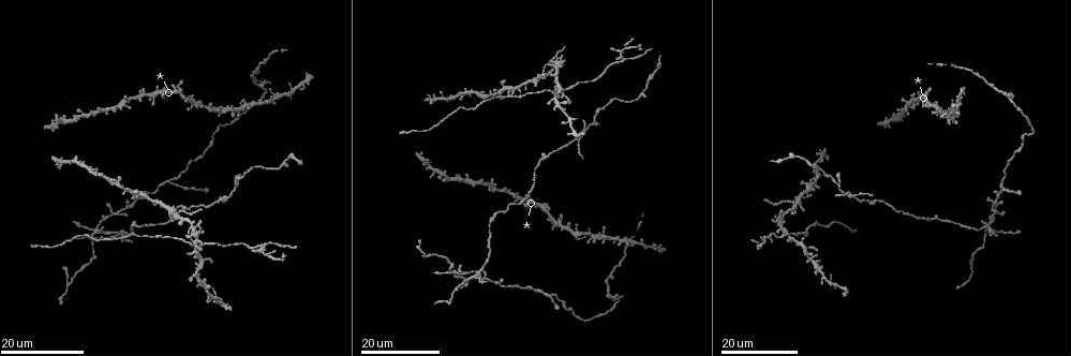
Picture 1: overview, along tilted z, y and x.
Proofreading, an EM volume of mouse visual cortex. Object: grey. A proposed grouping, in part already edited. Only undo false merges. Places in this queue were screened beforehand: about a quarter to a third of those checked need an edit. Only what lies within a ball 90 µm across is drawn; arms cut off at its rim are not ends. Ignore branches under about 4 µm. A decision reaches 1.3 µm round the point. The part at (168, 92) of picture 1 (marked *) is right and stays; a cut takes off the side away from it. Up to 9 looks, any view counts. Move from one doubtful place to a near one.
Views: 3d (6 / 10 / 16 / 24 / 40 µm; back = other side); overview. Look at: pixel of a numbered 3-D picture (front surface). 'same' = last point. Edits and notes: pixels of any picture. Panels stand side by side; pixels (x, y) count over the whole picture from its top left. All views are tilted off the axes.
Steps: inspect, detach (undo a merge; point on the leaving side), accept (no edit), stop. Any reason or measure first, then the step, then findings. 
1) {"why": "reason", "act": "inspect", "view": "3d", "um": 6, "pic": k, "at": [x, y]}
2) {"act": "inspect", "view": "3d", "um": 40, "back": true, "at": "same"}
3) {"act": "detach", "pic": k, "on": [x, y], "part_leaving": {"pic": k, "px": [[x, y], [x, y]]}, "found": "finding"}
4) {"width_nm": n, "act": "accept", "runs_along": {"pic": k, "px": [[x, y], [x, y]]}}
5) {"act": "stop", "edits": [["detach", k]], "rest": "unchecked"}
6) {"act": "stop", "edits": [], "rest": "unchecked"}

{"why": "a fork", "act": "inspect", "view": "3d", "um": 24, "pic": 1, "at": [171, 181]}

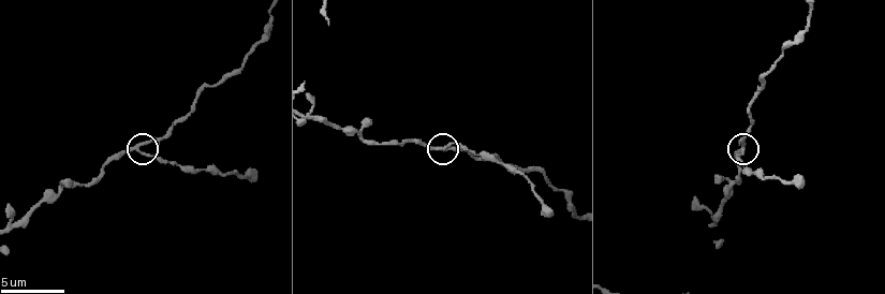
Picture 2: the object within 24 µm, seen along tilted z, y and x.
{"act": "inspect", "view": "3d", "um": 6, "pic": 2, "at": [440, 149]}

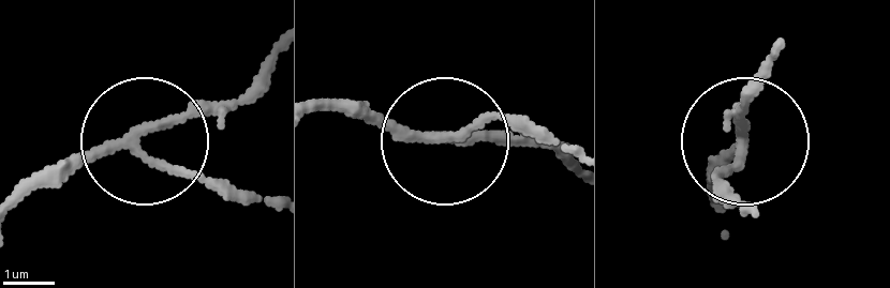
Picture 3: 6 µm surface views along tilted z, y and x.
{"act": "accept", "runs_along": {"pic": 3, "px": [[12, 202], [129, 146], [238, 198]]}, "found": "continuous, no second neuron"}

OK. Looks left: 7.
{"why": "four-way junction", "act": "inspect", "view": "3d", "um": 16, "pic": 1, "at": [96, 227]}

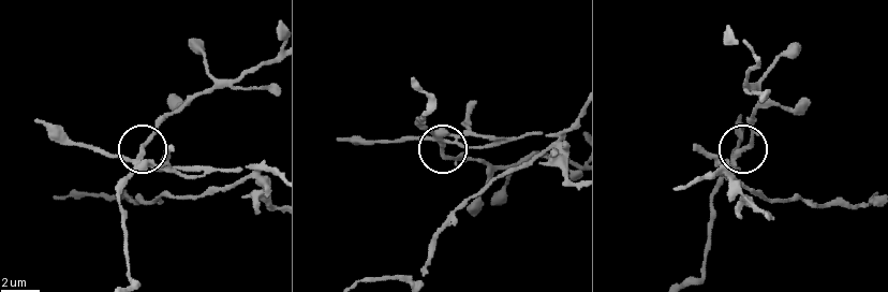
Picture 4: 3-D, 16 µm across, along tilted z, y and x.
{"why": "zoom in", "act": "inspect", "view": "3d", "um": 6, "pic": 4, "at": [440, 142]}

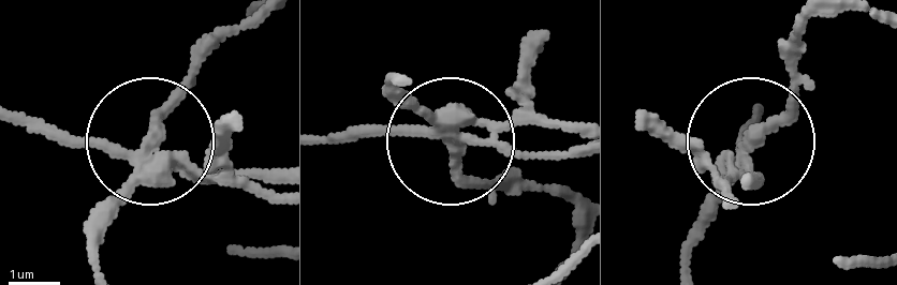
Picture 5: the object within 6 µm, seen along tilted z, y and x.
{"act": "detach", "pic": 5, "on": [205, 159], "part_leaving": {"pic": 5, "px": [[144, 161], [281, 195]]}, "found": "a second neuron is stuck on"}

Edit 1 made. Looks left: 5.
{"act": "inspect", "view": "overview"}

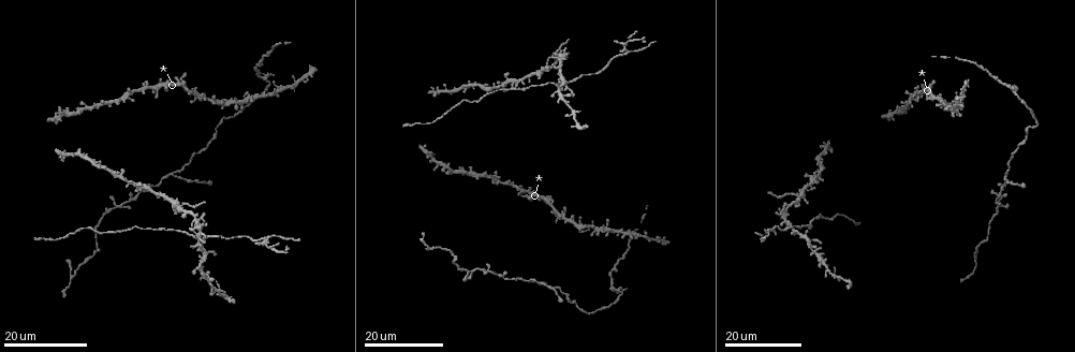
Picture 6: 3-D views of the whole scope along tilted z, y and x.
{"why": "four-way junction", "act": "inspect", "view": "3d", "um": 24, "pic": 6, "at": [181, 206]}

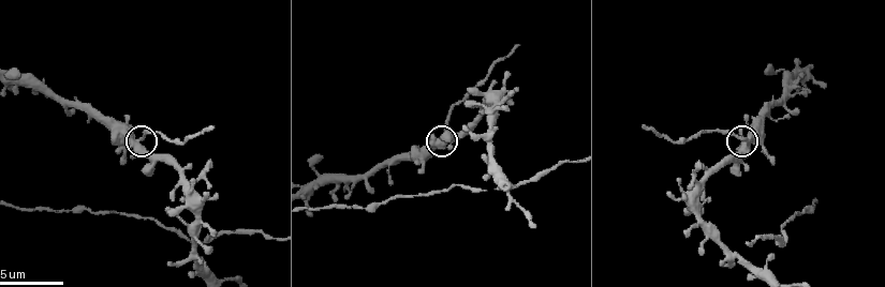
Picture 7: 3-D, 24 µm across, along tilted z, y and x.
{"why": "closer look", "act": "inspect", "view": "3d", "um": 6, "pic": 7, "at": [136, 141]}

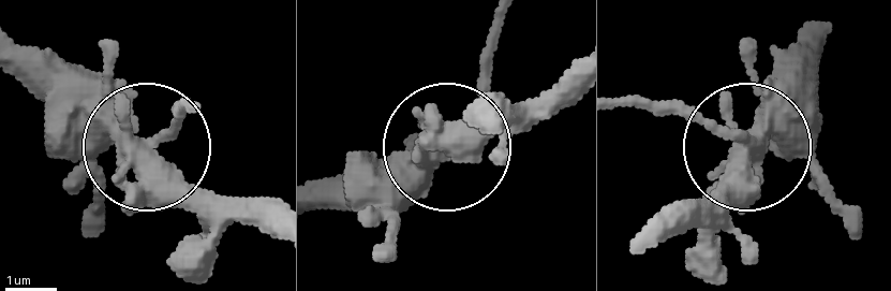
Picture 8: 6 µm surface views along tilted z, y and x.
{"side_arm_um": 12, "arms": 4, "act": "detach", "pic": 8, "on": [694, 114], "found": "a second neuron is stuck on"}

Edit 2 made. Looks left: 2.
{"act": "inspect", "view": "3d", "um": 10, "pic": 7, "at": [764, 269]}

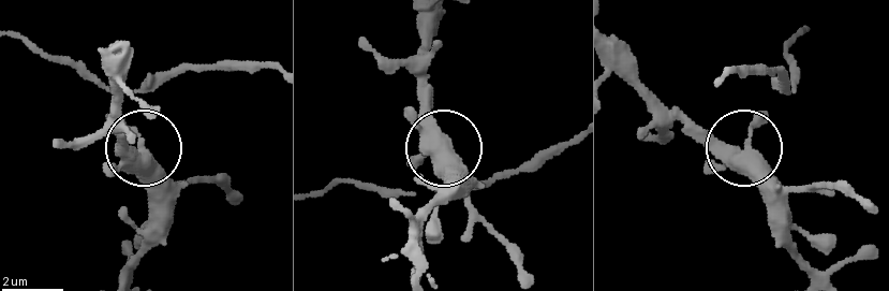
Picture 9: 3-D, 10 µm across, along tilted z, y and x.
{"width_nm": 400, "act": "accept", "found": "one neuron here"}

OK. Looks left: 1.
{"act": "stop", "edits": [["detach", 5], ["detach", 8]], "rest": "unchecked"}

